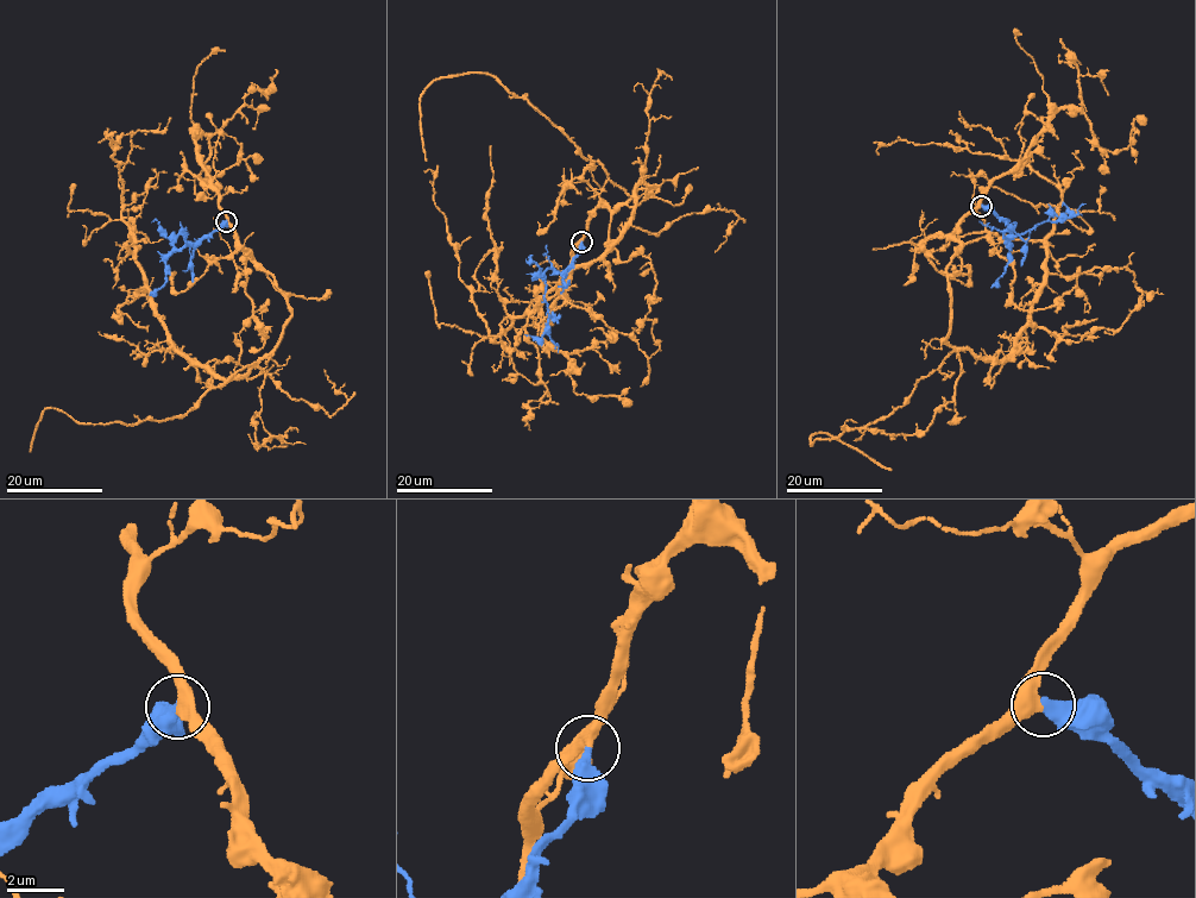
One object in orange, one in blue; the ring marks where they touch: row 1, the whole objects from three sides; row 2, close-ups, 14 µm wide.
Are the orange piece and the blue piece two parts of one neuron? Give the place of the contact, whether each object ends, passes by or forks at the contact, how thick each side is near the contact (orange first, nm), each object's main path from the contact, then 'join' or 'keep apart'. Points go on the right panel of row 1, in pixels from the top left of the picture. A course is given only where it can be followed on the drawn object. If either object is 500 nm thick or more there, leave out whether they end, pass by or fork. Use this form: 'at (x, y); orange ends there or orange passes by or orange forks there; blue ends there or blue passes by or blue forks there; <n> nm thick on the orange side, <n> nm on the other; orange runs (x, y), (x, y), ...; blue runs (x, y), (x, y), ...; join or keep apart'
at (981, 206); orange passes by; blue ends there; 400 nm thick on the orange side, 440 nm on the other; orange runs (981, 205), (952, 233), (946, 340), (1002, 360), (1043, 282), (1062, 192), (1017, 161), (940, 143), (877, 155); blue runs (981, 205), (989, 206), (1007, 225), (1003, 234), (1015, 237), (1046, 221), (1063, 221), (1069, 211), (1062, 206); join

